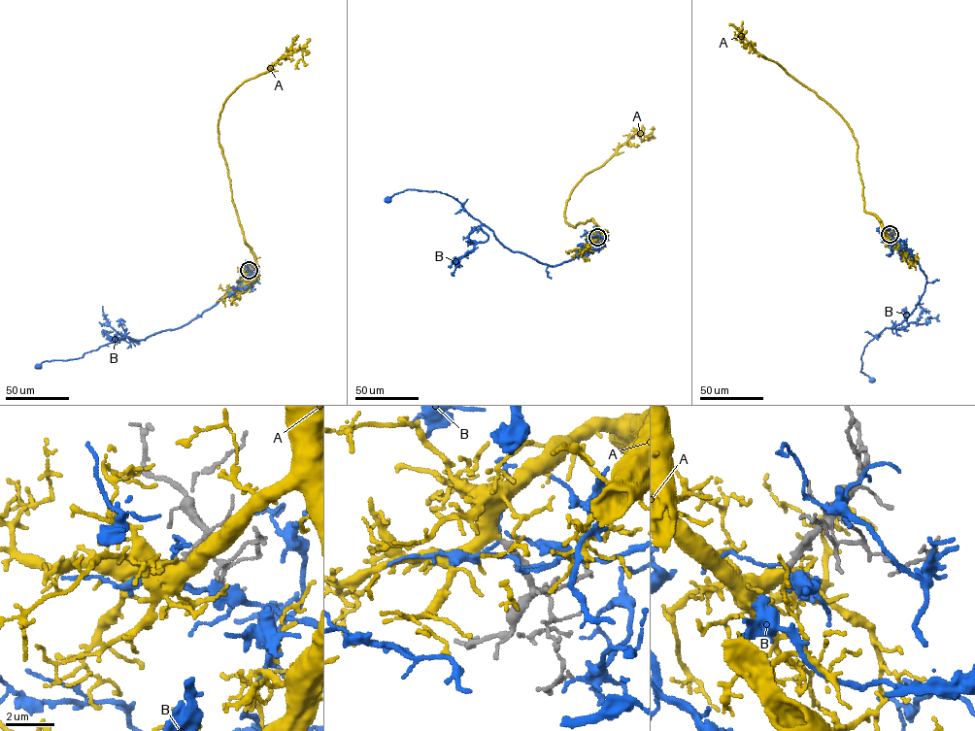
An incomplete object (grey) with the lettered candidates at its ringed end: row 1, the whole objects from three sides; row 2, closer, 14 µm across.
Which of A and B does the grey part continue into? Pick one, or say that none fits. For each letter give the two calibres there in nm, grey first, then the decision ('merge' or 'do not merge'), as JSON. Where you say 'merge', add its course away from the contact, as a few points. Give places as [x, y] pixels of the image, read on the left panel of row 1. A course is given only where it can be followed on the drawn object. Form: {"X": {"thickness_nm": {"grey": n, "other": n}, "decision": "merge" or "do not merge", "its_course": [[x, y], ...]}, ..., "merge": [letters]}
{"A": {"thickness_nm": {"grey": 280, "other": 400}, "decision": "merge", "its_course": [[249, 270], [254, 254], [244, 239], [232, 201], [219, 142], [219, 114], [244, 82], [299, 49], [298, 68]]}, "B": {"thickness_nm": {"grey": 280, "other": 120}, "decision": "do not merge"}, "merge": ["A"]}

